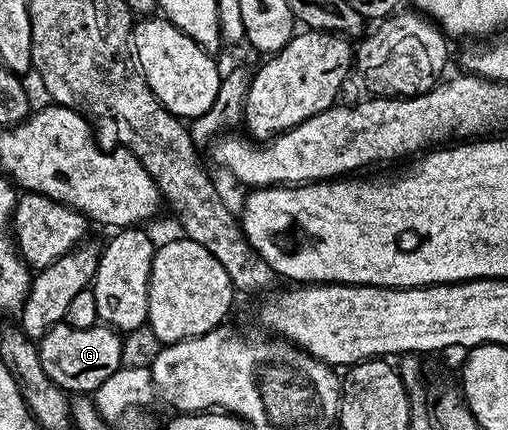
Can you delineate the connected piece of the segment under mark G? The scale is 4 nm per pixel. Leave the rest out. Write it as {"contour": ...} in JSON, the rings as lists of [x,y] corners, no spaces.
{"contour":[[[62,321],[55,323],[38,340],[41,366],[45,377],[68,393],[94,393],[113,373],[117,373],[122,363],[124,336],[115,328],[106,325],[93,327],[73,327]]]}

